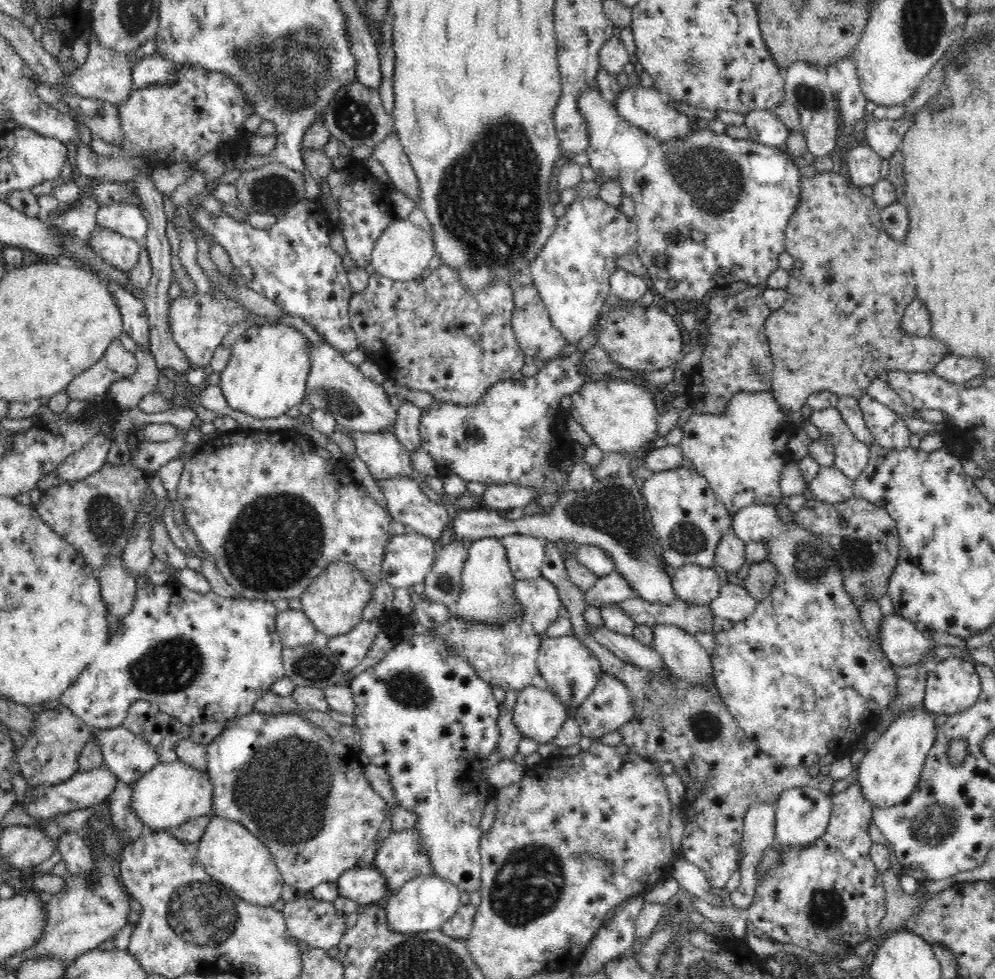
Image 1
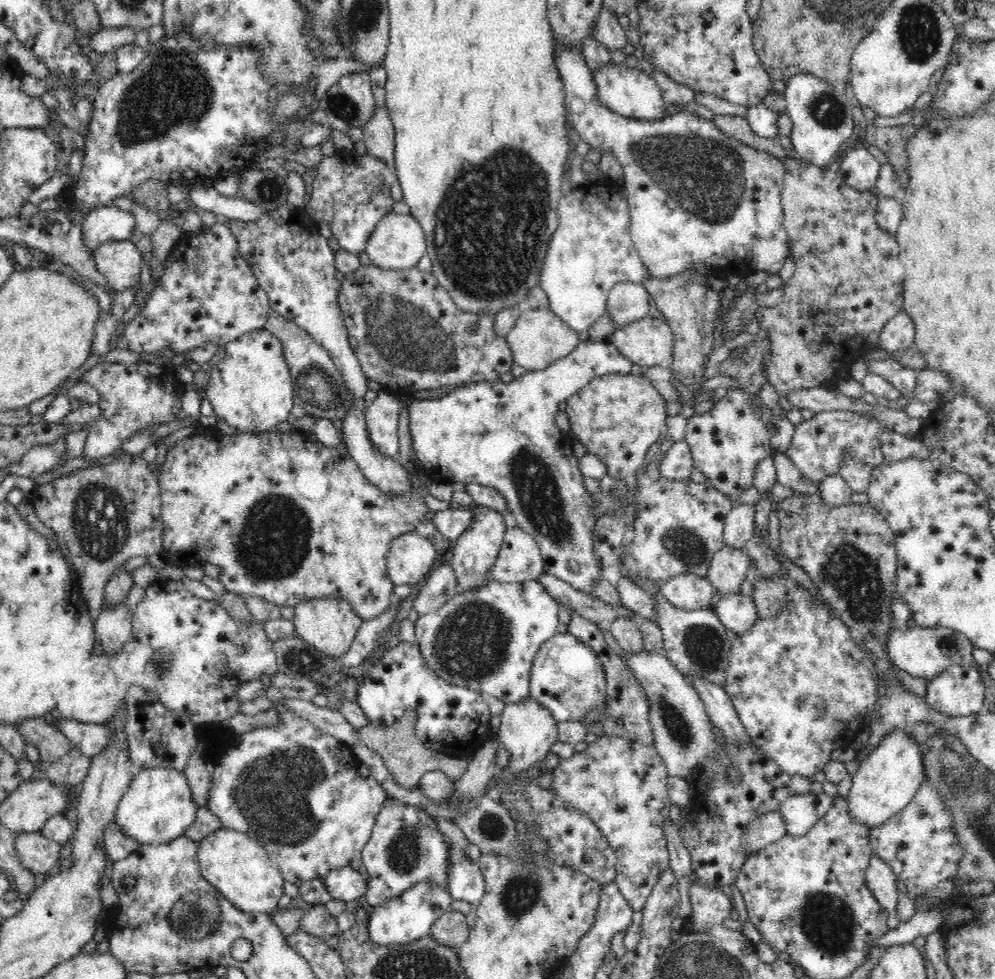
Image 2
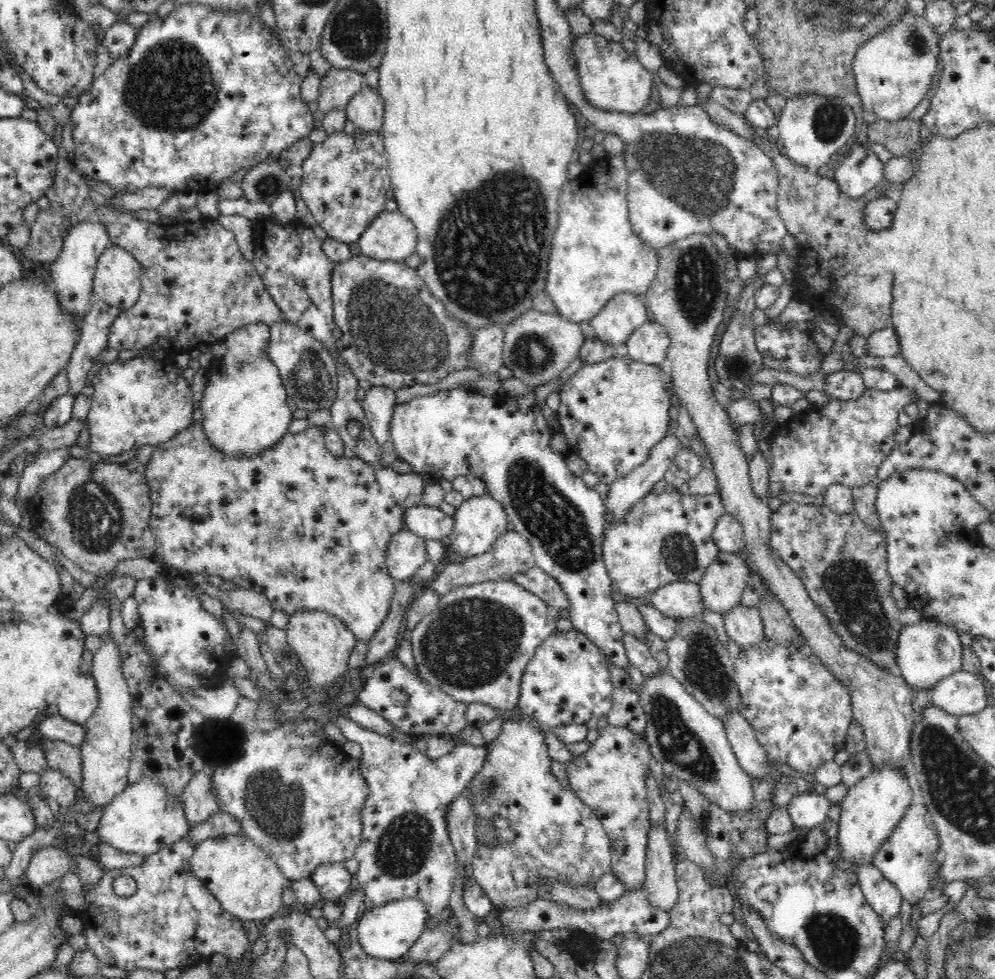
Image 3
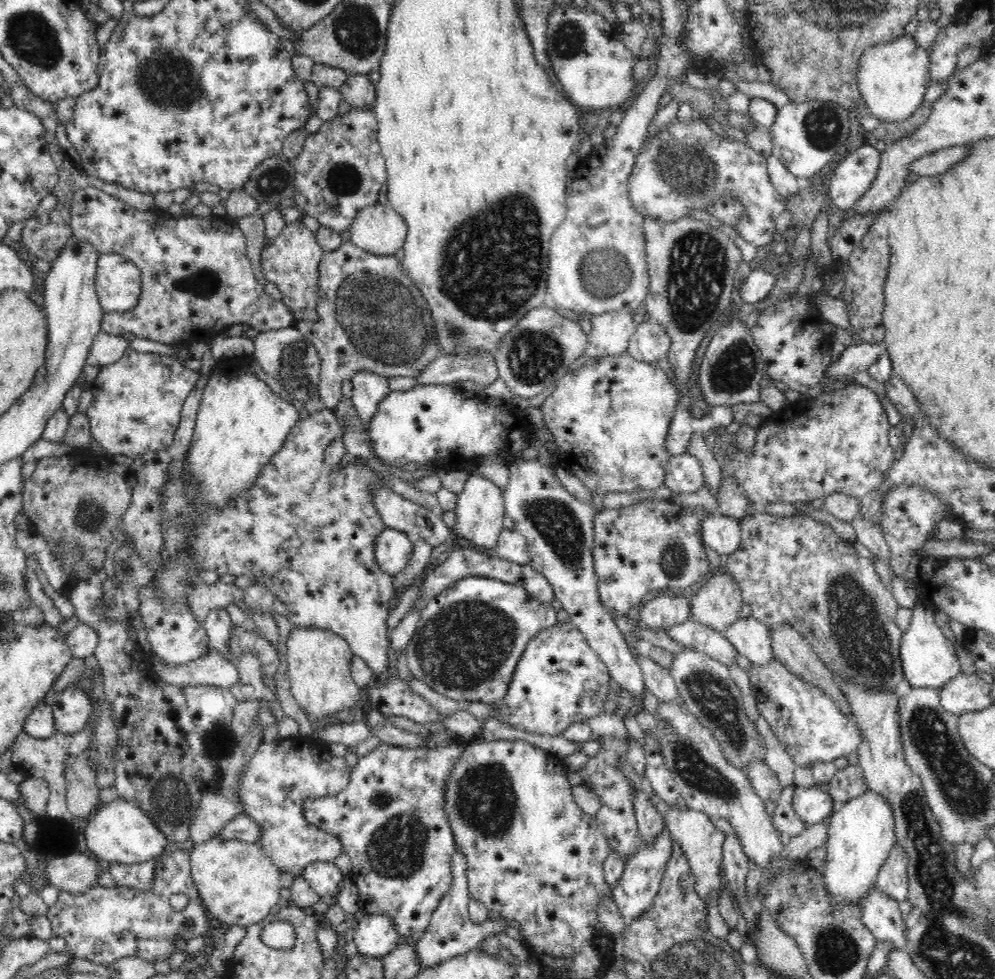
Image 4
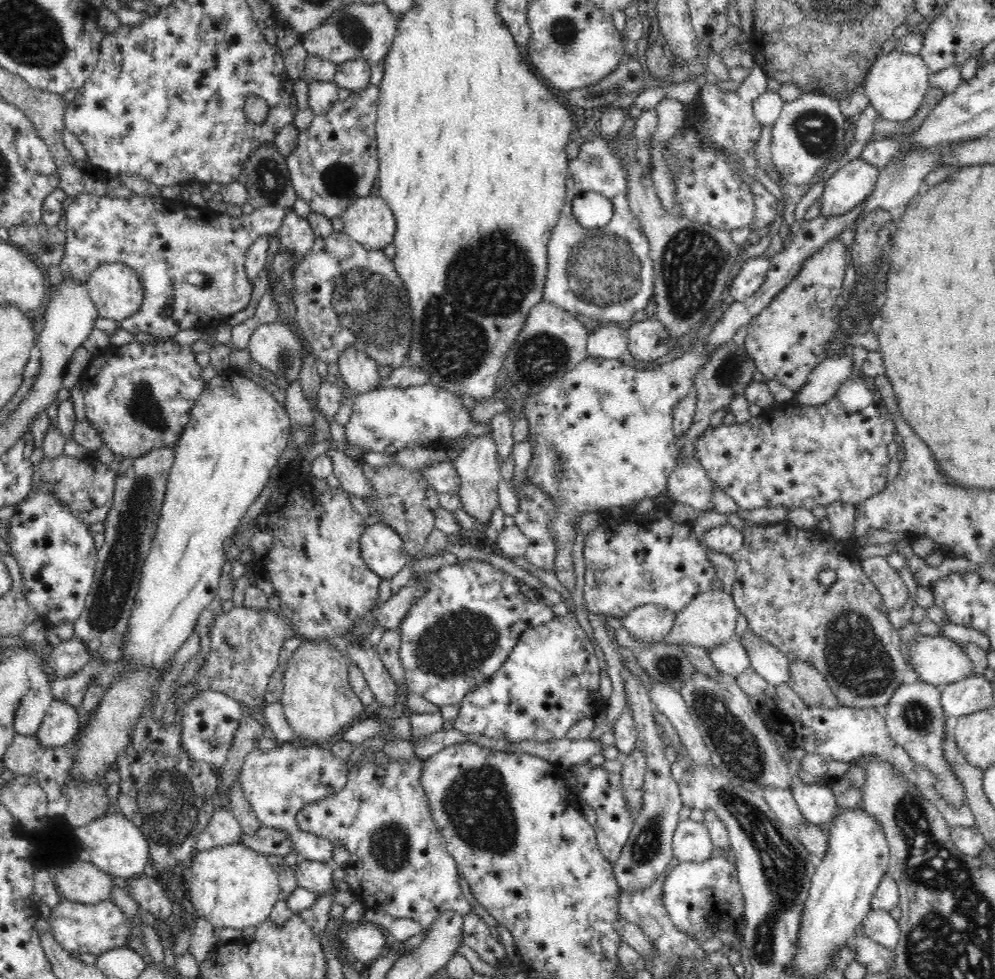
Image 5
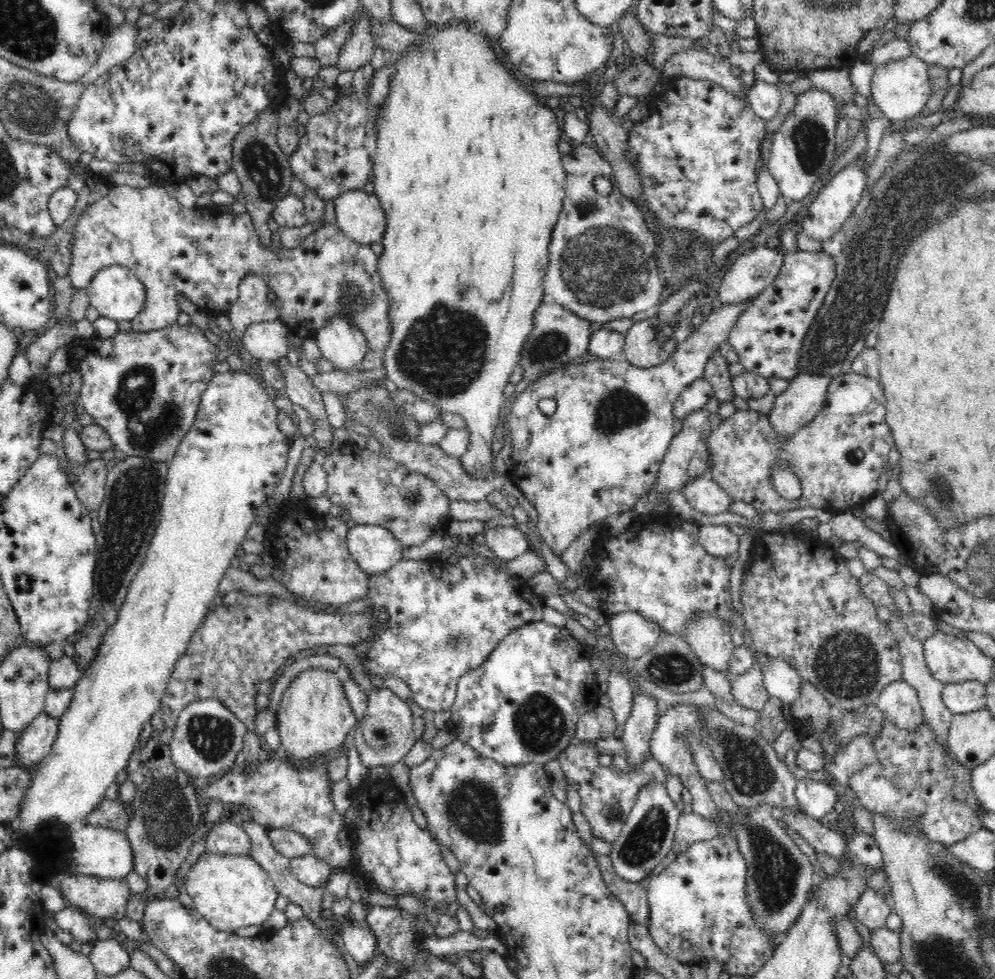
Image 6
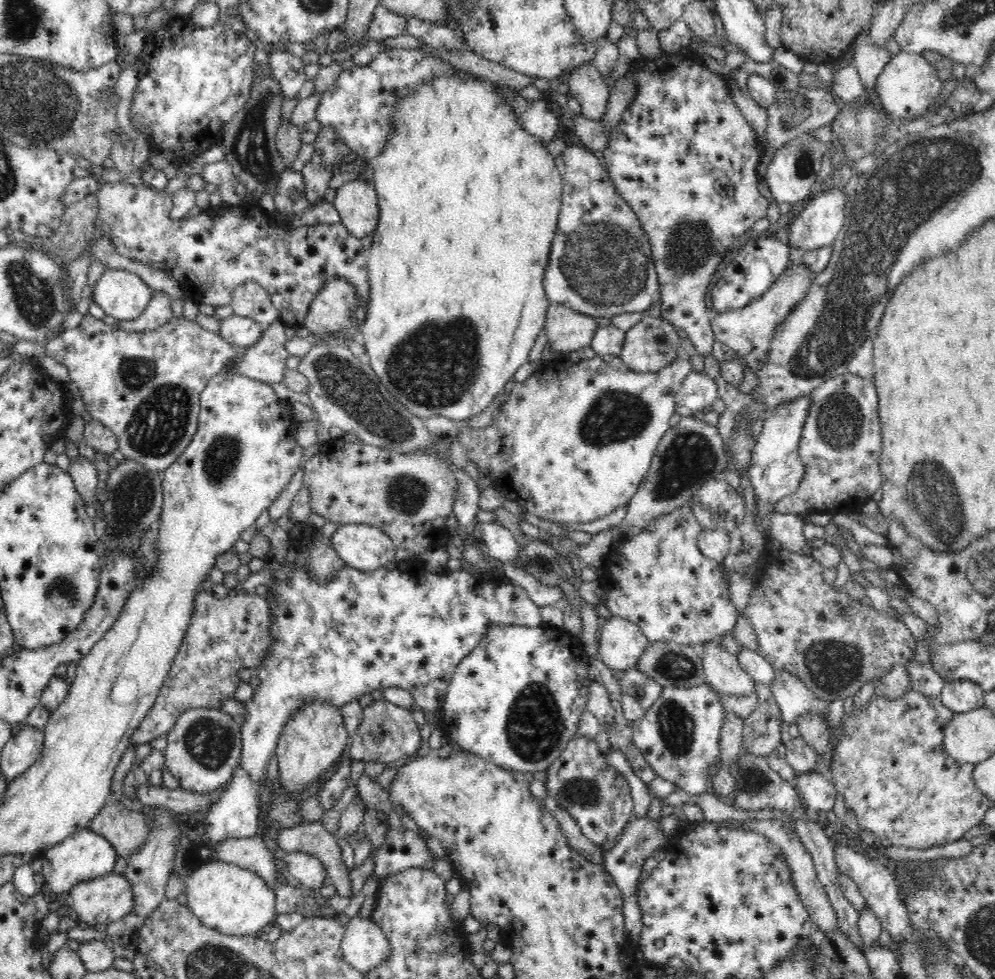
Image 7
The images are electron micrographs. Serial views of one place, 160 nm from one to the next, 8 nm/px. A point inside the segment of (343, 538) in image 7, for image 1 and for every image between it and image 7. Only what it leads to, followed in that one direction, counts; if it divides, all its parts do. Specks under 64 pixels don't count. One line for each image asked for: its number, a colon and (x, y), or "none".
1: (409, 557)
2: (411, 556)
3: (406, 552)
4: (393, 548)
5: (382, 548)
6: (375, 549)

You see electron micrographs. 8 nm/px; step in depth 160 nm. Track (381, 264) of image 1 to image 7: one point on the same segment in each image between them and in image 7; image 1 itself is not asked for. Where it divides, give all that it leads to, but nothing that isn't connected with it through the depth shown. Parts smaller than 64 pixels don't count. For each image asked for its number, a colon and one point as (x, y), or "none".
2: (398, 242)
3: (392, 236)
4: (378, 229)
5: (369, 221)
6: (360, 215)
7: (357, 202)

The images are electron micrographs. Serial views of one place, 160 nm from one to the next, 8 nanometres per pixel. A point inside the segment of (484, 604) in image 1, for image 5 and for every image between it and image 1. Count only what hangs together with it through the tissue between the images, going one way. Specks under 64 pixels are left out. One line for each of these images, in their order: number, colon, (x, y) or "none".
2: (476, 549)
3: (479, 520)
4: (480, 509)
5: (477, 466)

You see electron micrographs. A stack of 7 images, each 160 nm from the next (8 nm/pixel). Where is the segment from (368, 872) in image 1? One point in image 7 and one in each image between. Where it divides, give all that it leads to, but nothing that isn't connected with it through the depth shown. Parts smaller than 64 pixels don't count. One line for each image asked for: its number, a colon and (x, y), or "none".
2: (346, 884)
3: (333, 879)
4: (325, 878)
5: (316, 876)
6: (313, 871)
7: (305, 868)

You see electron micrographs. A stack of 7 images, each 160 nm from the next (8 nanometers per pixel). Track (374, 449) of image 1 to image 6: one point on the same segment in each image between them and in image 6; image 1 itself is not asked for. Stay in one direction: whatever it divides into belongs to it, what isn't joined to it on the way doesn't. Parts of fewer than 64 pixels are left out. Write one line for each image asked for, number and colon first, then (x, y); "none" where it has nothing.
2: (382, 415)
3: (379, 402)
4: (366, 389)
5: (359, 371)
6: (339, 341)

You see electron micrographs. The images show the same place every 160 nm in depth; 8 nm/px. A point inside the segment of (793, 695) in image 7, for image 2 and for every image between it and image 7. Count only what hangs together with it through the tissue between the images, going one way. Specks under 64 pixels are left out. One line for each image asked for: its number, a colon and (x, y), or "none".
2: (738, 613)
3: (744, 625)
4: (751, 638)
5: (769, 662)
6: (780, 679)

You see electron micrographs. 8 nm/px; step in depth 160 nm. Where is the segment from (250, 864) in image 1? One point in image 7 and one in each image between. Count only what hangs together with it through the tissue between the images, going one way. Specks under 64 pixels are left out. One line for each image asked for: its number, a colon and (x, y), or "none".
2: (241, 869)
3: (248, 885)
4: (238, 884)
5: (232, 886)
6: (230, 892)
7: (232, 900)

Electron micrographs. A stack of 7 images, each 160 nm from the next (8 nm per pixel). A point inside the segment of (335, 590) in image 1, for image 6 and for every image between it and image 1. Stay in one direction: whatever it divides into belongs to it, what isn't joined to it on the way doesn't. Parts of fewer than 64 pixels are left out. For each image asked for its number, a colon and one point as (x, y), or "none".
2: (330, 625)
3: (323, 644)
4: (319, 661)
5: (318, 700)
6: (314, 718)

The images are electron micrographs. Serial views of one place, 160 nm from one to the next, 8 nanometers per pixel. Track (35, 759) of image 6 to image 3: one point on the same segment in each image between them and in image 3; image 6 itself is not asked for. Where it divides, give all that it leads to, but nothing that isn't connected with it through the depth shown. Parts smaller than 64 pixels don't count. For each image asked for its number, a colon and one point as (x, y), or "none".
3: (77, 703)
4: (71, 708)
5: (61, 724)

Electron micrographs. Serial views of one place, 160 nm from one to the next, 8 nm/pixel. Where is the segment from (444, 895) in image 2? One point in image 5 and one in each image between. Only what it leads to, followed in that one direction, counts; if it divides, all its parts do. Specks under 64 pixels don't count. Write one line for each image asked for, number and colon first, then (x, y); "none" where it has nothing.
3: (387, 931)
4: (375, 935)
5: (365, 941)

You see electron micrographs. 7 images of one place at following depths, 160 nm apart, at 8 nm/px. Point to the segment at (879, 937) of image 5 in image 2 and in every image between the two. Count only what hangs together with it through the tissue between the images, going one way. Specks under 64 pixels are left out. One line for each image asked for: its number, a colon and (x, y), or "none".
2: (880, 878)
3: (885, 899)
4: (881, 915)

